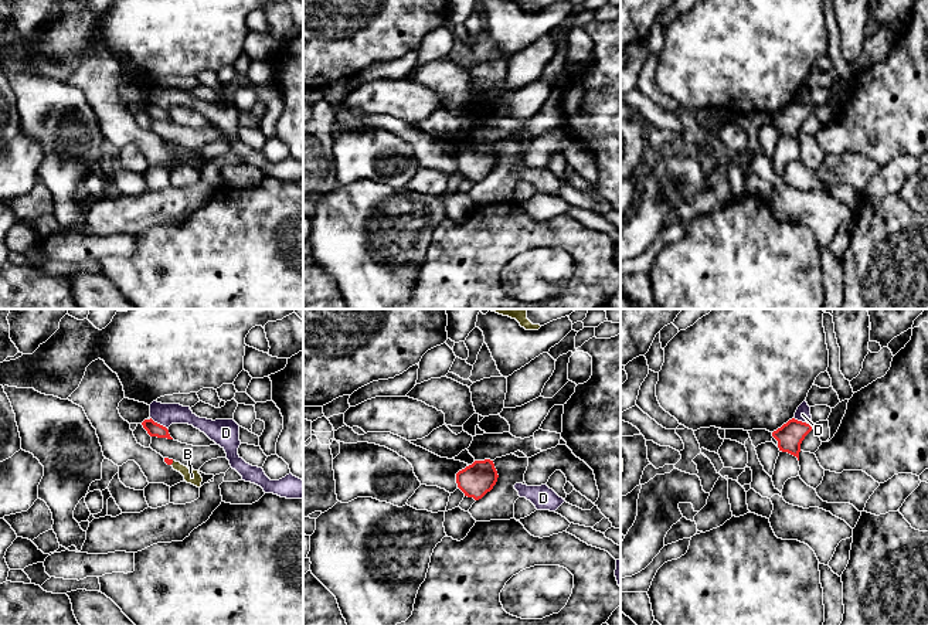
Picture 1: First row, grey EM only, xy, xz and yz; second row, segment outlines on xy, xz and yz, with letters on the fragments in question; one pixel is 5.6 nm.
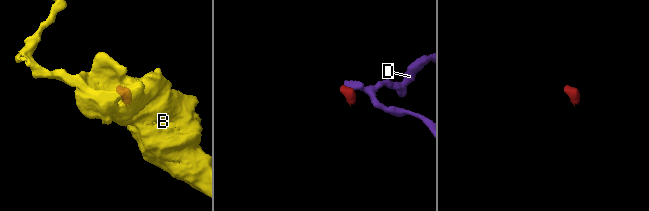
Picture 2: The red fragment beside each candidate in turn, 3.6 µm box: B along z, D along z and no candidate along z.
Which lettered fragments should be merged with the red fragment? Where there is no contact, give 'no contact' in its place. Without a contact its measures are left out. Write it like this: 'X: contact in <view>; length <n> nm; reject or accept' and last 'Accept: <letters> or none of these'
B: contact in xy; length 30 nm; accept
D: contact in yz; length 110 nm; reject
Accept: B

